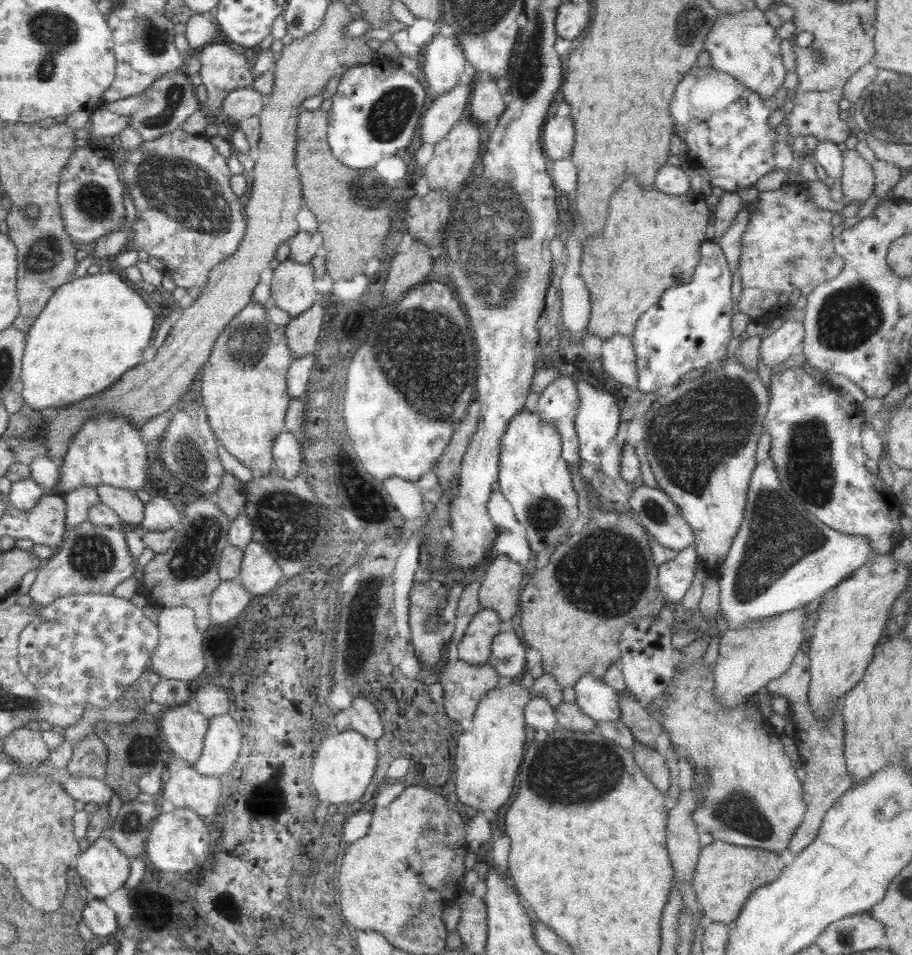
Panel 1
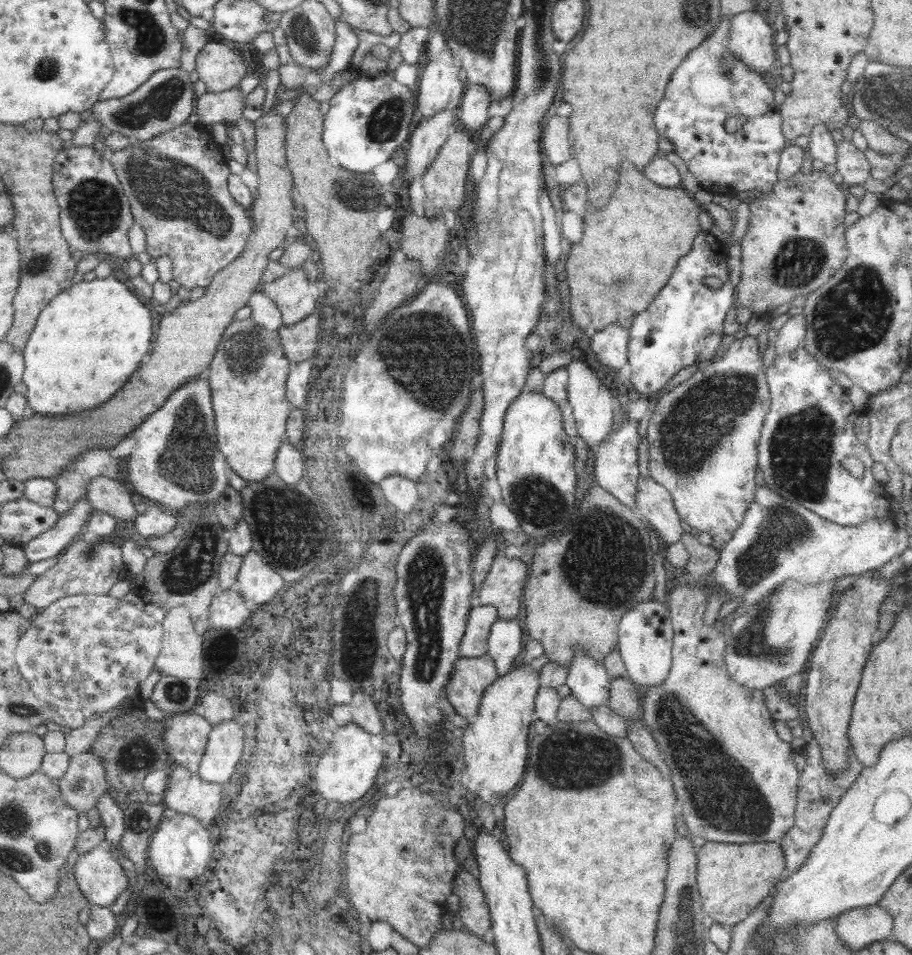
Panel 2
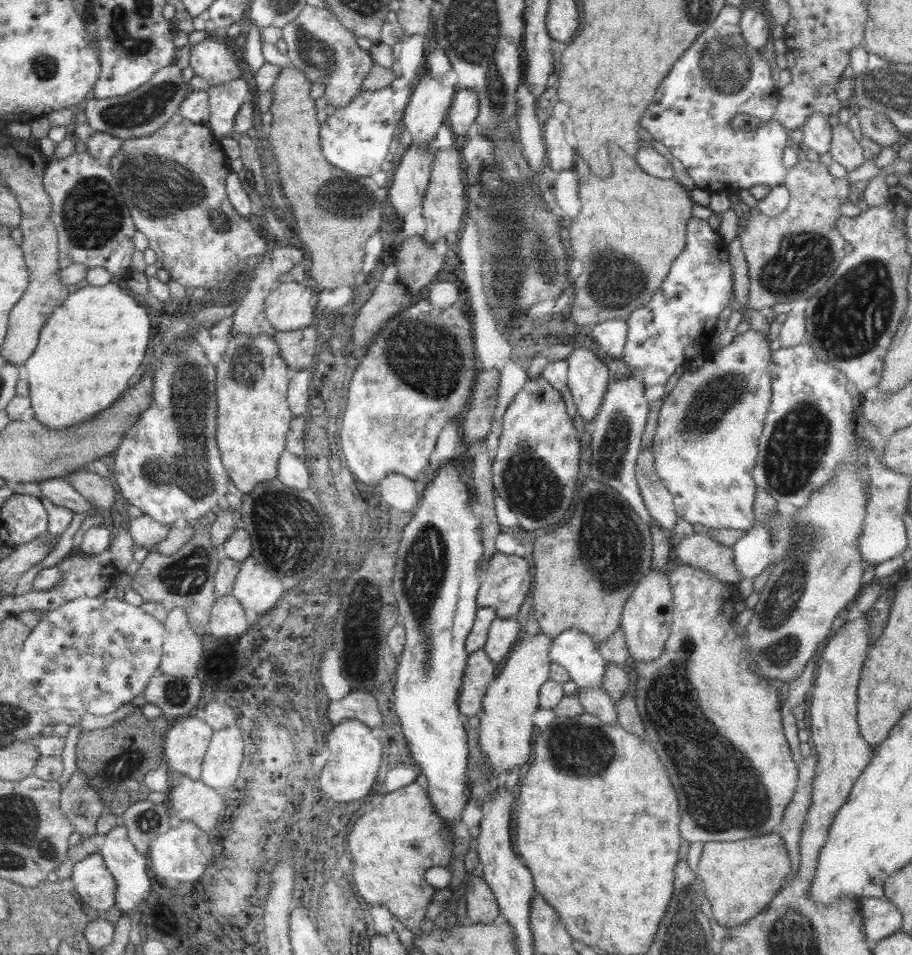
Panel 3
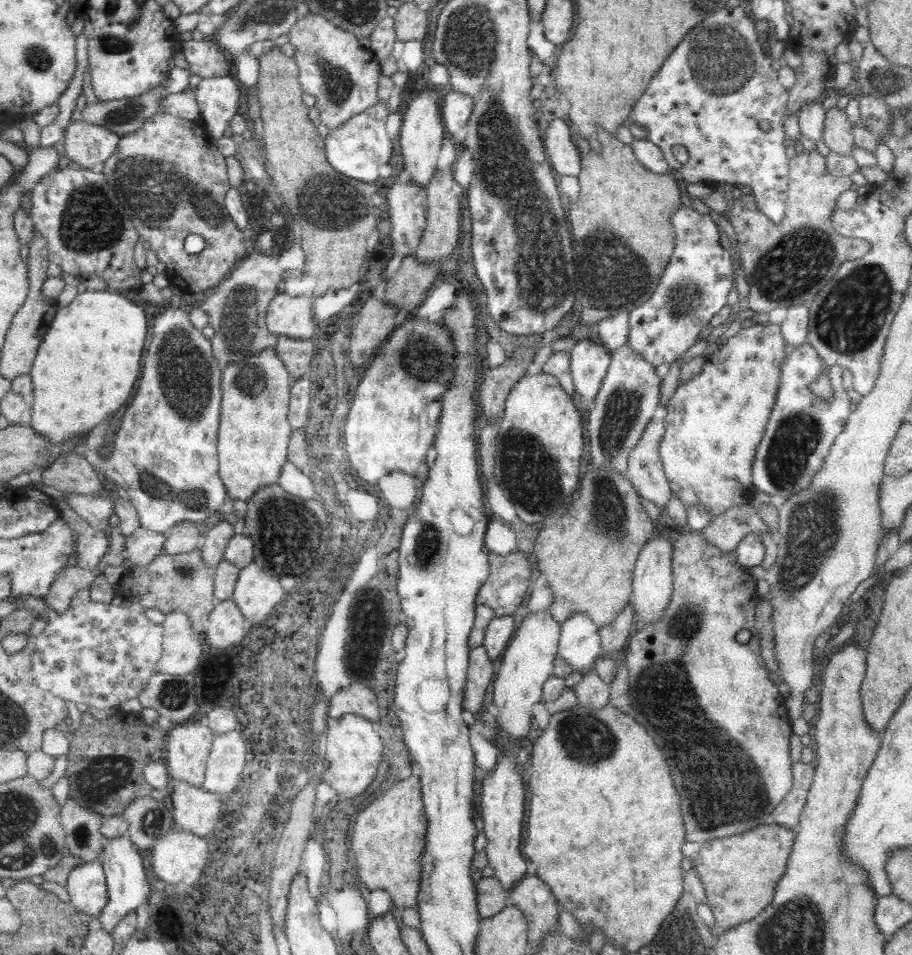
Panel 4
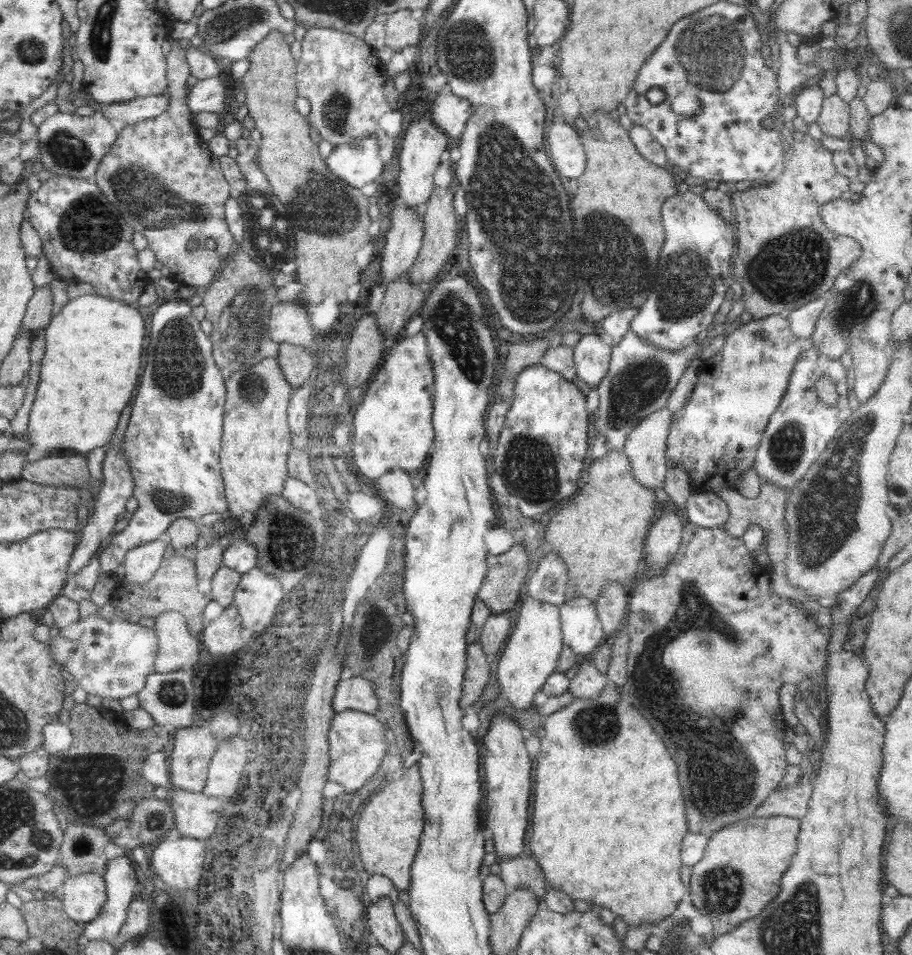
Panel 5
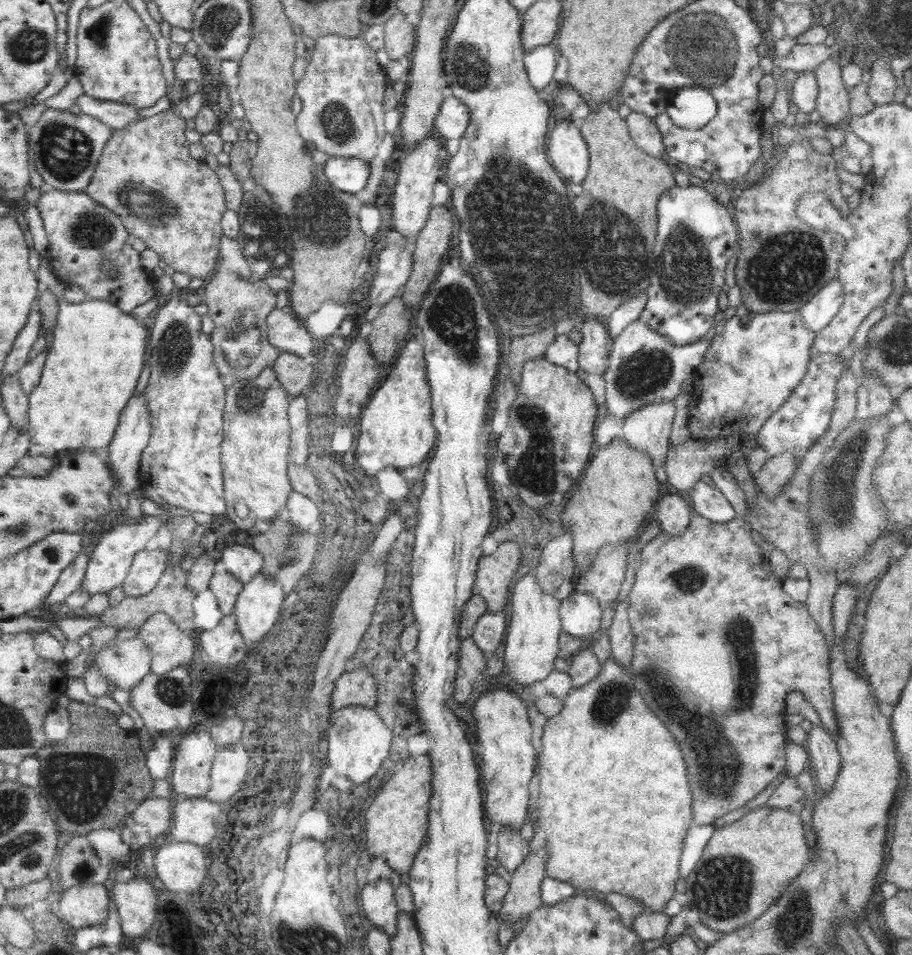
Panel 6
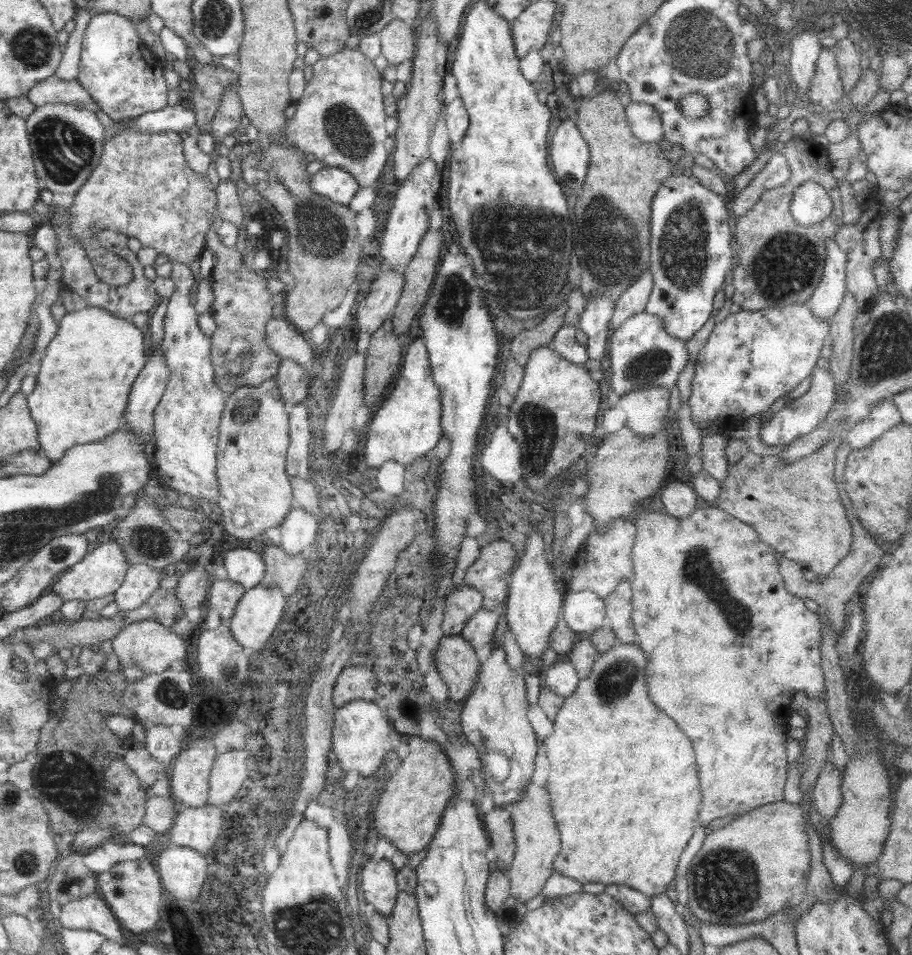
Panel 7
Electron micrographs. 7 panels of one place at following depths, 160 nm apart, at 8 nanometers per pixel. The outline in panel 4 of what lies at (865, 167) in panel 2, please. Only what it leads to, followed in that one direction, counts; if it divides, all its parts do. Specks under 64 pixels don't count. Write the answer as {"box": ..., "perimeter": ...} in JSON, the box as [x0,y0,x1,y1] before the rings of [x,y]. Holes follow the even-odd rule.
{"box":[823,107,855,156],"perimeter":[[[837,107],[825,112],[823,140],[830,151],[842,156],[852,156],[855,146],[853,125],[843,110]]]}

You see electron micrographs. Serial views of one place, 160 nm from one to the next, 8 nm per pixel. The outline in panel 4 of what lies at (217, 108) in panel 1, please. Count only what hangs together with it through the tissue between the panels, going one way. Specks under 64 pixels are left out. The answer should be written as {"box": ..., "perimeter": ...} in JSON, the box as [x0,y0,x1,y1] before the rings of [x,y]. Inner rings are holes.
{"box":[181,40,232,80],"perimeter":[[[188,40],[182,42],[181,50],[190,65],[190,73],[200,76],[201,80],[229,76],[232,69],[228,62],[229,57],[213,40]]]}

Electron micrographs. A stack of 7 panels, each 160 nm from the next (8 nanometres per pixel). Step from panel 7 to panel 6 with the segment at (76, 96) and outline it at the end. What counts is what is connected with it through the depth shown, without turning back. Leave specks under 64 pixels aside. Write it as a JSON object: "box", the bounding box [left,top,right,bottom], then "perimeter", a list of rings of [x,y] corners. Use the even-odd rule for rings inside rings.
{"box":[75,93,142,129],"perimeter":[[[85,93],[76,98],[75,104],[83,114],[93,116],[114,129],[121,129],[136,122],[140,119],[139,115],[142,110],[125,103],[97,100]]]}

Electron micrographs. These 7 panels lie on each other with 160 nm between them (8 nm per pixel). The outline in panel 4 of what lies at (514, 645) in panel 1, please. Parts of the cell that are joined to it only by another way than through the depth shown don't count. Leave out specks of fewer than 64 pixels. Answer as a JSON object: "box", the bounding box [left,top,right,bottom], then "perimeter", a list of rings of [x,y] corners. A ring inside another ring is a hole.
{"box":[483,615,515,659],"perimeter":[[[511,615],[494,617],[488,623],[483,640],[483,648],[489,659],[500,658],[515,633],[514,618]]]}

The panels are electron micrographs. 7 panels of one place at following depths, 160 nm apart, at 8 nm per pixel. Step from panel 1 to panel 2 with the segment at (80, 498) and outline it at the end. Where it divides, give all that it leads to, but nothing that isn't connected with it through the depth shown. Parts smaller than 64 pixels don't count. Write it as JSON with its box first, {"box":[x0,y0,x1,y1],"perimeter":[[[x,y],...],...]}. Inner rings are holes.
{"box":[22,497,93,564],"perimeter":[[[82,497],[70,509],[70,513],[59,518],[56,526],[22,546],[29,564],[54,558],[62,554],[86,529],[93,508],[86,497]]]}

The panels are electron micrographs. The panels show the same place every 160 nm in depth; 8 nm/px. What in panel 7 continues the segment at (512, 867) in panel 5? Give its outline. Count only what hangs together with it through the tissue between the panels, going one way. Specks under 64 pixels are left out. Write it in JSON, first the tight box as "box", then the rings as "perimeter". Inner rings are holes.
{"box":[483,805,515,867],"perimeter":[[[494,805],[492,810],[483,813],[485,830],[490,836],[490,845],[494,848],[497,858],[503,860],[506,867],[513,862],[515,853],[514,821],[508,808]]]}

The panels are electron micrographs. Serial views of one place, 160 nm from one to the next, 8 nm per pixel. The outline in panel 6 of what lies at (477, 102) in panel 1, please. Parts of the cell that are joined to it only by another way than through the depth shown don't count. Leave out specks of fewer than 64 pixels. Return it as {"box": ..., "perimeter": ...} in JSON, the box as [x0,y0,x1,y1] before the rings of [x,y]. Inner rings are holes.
{"box":[435,95,470,141],"perimeter":[[[453,95],[443,98],[440,111],[435,118],[435,135],[442,141],[461,139],[470,122],[469,113],[468,107]]]}

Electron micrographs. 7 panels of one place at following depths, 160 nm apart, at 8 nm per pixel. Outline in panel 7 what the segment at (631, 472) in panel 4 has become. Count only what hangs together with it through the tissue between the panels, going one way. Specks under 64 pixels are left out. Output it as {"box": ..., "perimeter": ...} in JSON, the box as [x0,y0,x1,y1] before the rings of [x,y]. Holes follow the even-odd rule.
{"box":[620,386,670,437],"perimeter":[[[659,386],[642,387],[620,398],[620,408],[628,414],[628,428],[639,437],[651,437],[655,432],[665,430],[664,416],[668,414],[670,391]]]}

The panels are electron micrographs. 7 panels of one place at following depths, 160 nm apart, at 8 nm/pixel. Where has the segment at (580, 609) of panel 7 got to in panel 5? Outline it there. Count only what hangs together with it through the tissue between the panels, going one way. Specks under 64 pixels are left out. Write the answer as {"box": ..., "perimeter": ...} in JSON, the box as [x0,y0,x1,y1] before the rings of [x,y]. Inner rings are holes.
{"box":[559,598,606,659],"perimeter":[[[572,598],[559,606],[563,642],[570,650],[589,659],[600,642],[606,640],[595,604],[588,598]]]}

